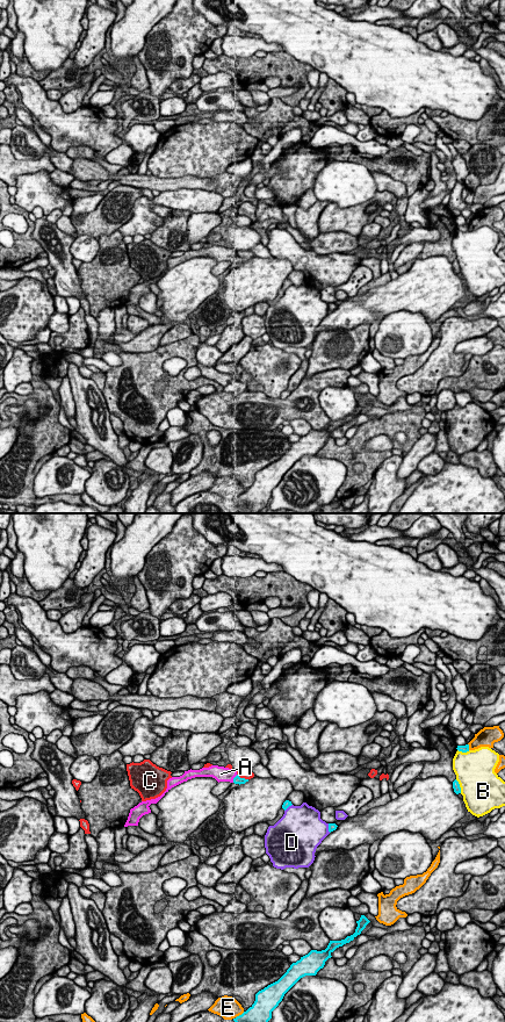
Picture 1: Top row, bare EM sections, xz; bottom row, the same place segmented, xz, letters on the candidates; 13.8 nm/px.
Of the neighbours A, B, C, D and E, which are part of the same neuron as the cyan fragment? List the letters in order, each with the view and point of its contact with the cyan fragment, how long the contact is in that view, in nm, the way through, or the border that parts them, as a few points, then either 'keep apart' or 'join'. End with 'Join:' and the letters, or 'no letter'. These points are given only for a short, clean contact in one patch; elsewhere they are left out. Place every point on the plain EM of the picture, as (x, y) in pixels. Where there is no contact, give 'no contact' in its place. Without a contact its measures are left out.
A: xz (233, 258) | 130 nm | join
B: xz (459, 266) | 200 nm | keep apart
C: xz (243, 258) | 180 nm | keep apart
D: xz (329, 308) | 130 nm | keep apart
E: xz (239, 495) | 150 nm | keep apart
Join: A

